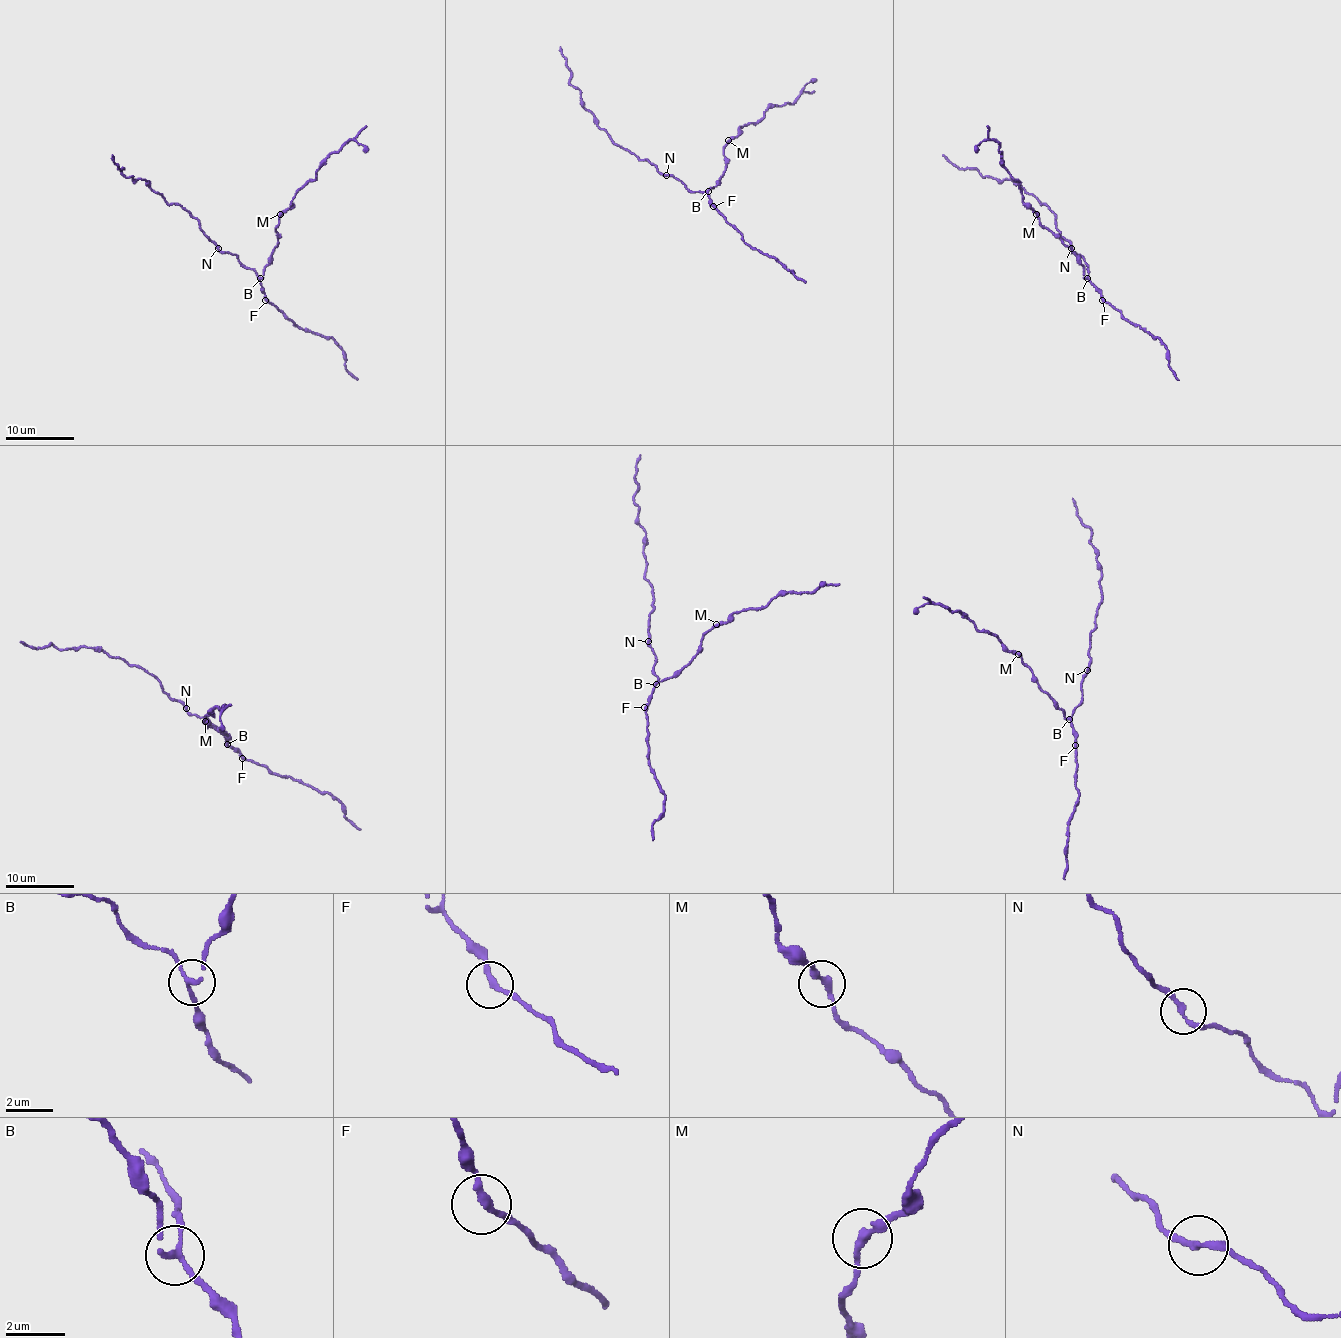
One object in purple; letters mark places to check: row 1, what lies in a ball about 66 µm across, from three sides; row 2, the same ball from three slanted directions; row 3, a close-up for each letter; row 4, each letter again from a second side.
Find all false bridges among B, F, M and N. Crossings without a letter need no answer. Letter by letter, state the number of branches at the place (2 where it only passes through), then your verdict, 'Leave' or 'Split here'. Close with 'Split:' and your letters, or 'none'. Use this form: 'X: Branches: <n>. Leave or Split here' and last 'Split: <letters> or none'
B: Branches: 3. Leave
F: Branches: 2. Leave
M: Branches: 2. Leave
N: Branches: 2. Leave
Split: none

